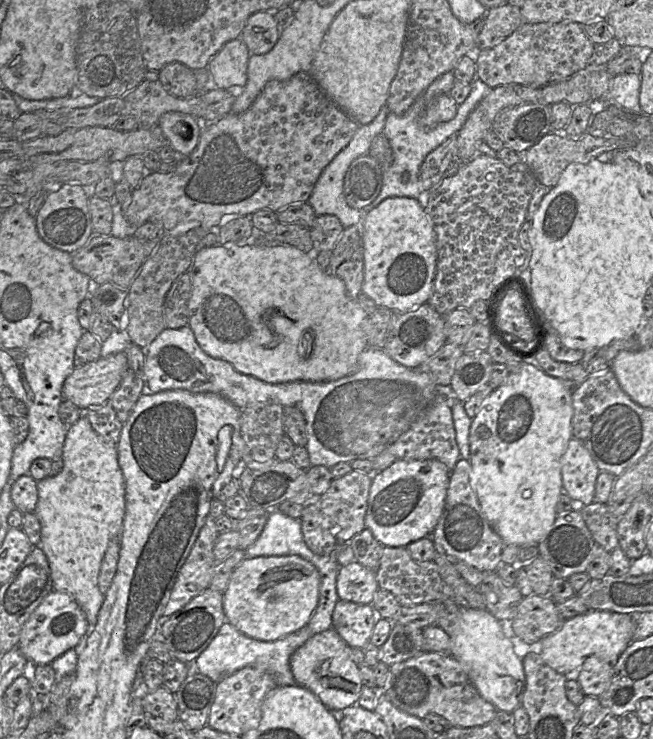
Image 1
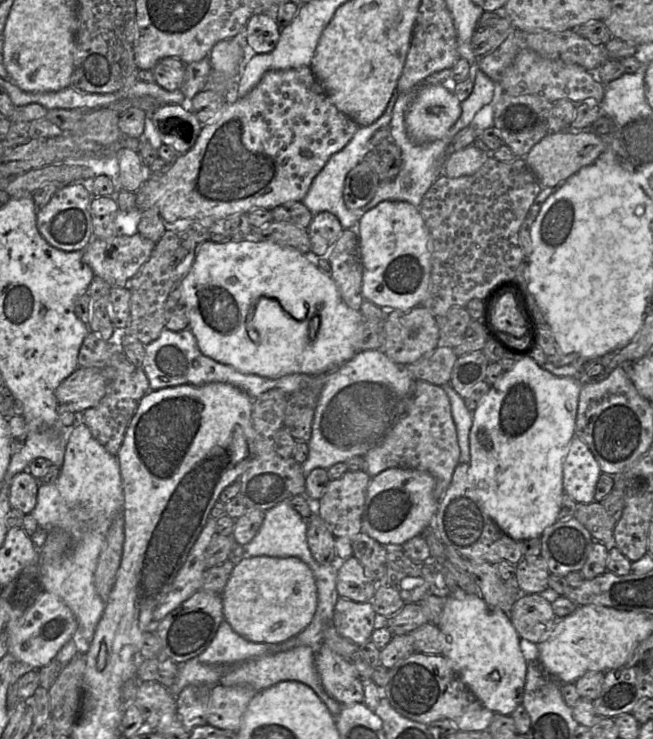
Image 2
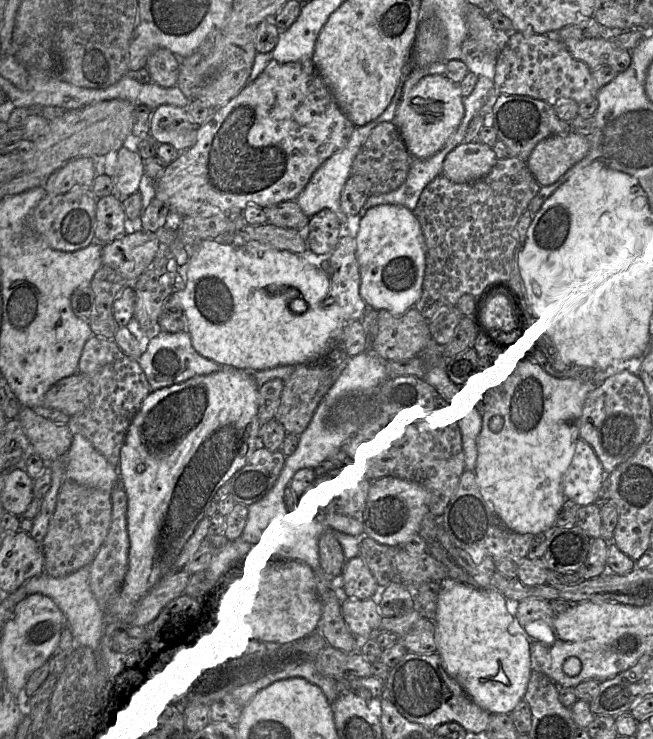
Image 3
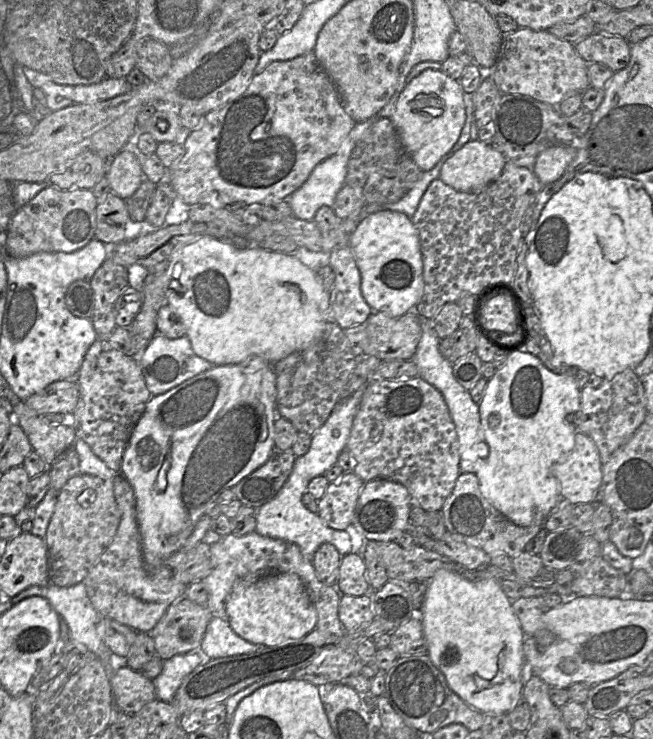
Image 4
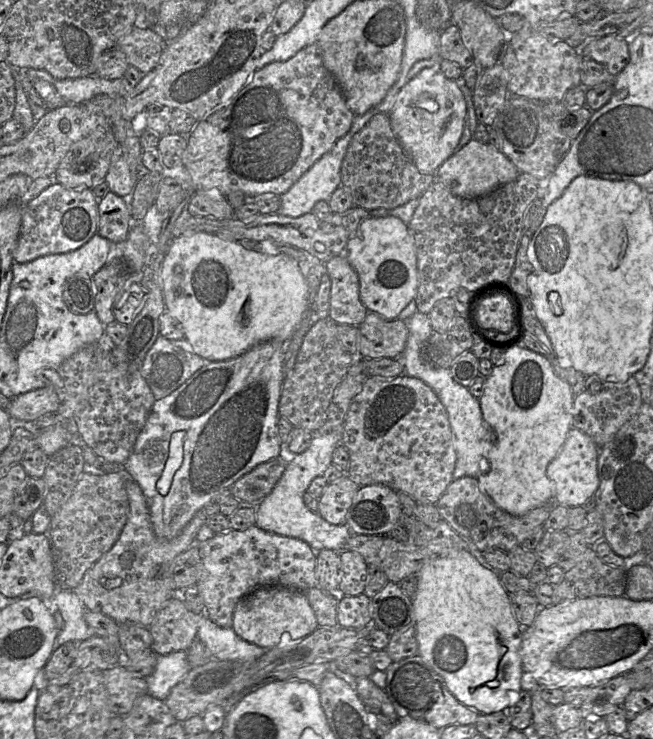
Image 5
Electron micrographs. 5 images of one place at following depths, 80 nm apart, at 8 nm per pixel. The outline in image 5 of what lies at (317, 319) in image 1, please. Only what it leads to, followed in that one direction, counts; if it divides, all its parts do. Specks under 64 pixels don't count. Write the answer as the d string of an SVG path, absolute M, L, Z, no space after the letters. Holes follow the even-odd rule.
M205 232L175 238L161 269L166 311L181 324L194 352L209 362L235 358L266 341L287 342L310 308L307 280L296 260L285 254L266 255ZM175 268L182 268L180 274Z

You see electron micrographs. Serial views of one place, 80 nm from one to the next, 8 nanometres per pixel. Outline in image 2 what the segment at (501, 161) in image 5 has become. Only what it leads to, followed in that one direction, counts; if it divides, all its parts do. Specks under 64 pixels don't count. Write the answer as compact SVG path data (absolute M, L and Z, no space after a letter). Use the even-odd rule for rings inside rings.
M472 144L447 157L443 174L449 178L472 175L483 166L489 156L492 155Z

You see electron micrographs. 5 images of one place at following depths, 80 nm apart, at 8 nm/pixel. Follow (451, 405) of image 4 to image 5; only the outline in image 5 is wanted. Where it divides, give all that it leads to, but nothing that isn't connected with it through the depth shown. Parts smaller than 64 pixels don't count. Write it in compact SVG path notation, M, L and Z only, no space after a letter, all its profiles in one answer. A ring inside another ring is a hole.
M416 311L411 317L403 321L408 328L408 339L403 353L397 358L404 369L402 375L418 378L430 386L447 412L457 457L453 479L456 480L463 476L471 476L477 479L490 470L487 454L492 446L494 448L497 435L485 423L479 399L475 398L467 387L454 380L451 370L449 368L434 368L423 360L422 347L433 331L429 316Z

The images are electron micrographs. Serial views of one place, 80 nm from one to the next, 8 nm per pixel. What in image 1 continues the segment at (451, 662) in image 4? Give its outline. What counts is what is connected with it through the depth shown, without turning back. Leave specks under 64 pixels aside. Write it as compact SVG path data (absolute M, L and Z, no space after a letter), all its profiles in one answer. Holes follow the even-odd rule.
M461 607L456 614L456 621L449 626L448 635L451 638L452 656L459 660L470 680L485 700L492 703L497 710L511 714L513 714L518 707L523 707L522 701L526 686L523 661L515 654L513 643L505 636L499 620L487 609Z

